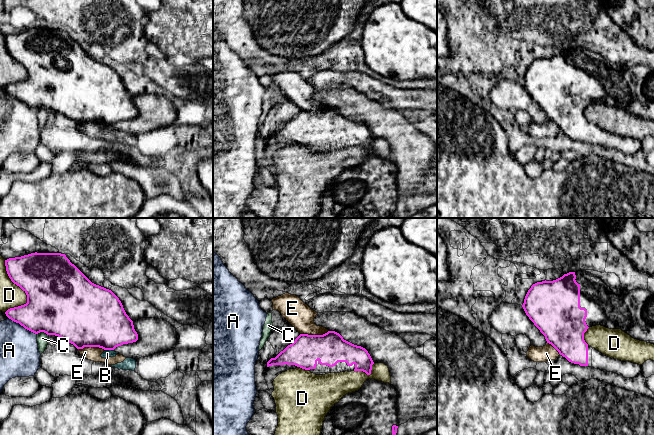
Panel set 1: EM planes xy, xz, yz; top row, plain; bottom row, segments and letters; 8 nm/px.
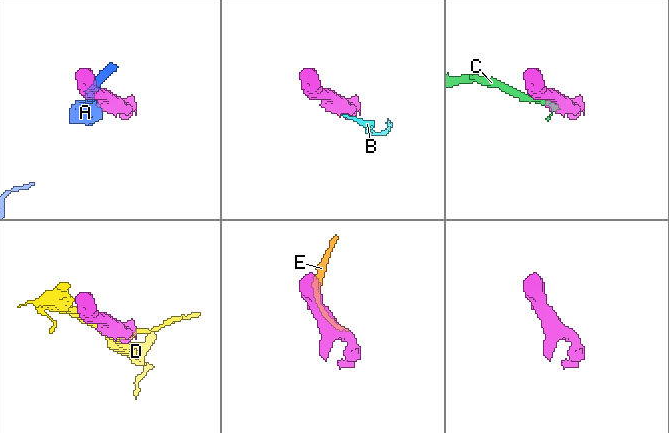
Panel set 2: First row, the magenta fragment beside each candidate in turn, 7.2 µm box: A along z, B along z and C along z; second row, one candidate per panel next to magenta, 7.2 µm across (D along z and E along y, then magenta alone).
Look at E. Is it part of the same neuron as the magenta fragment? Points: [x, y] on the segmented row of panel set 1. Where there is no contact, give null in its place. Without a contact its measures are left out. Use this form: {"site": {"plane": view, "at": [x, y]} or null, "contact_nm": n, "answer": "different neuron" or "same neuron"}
{"site": {"plane": "xz", "at": [314, 335]}, "contact_nm": 240, "answer": "different neuron"}

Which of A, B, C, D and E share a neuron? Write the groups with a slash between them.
A / B E / C / D

